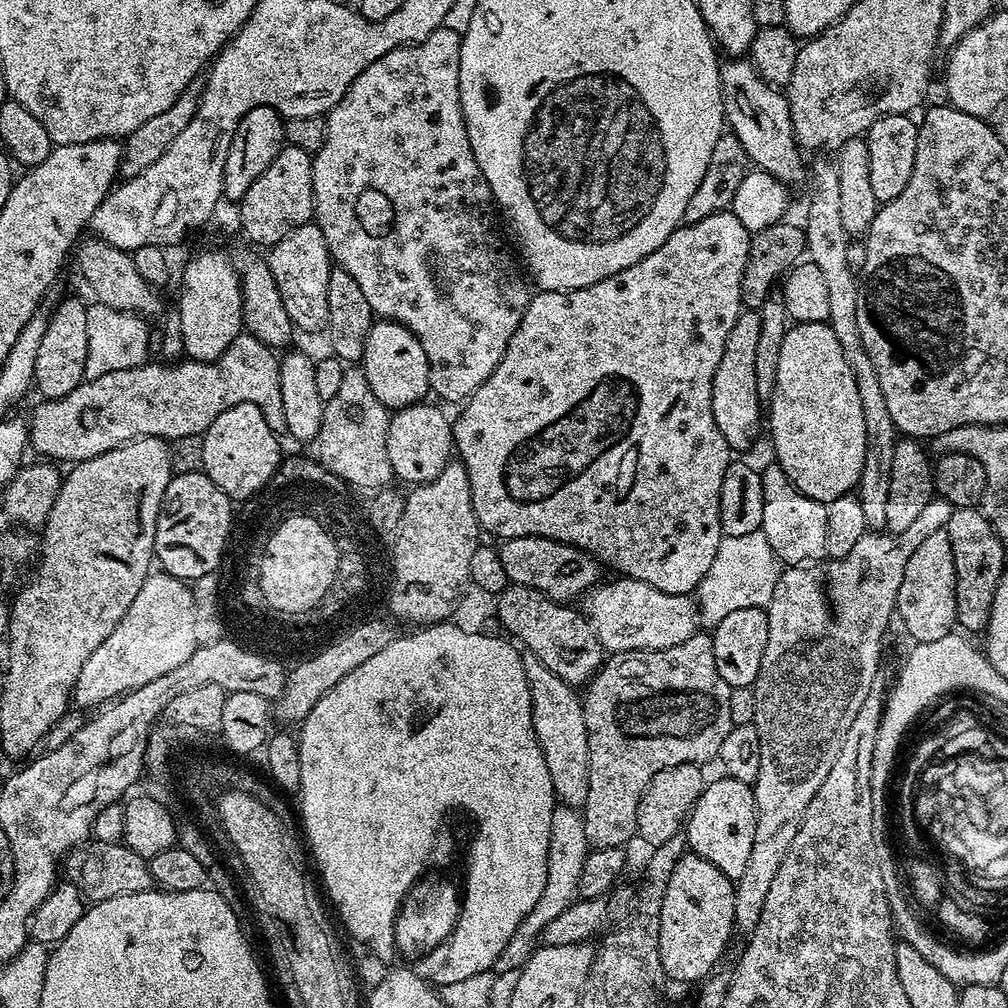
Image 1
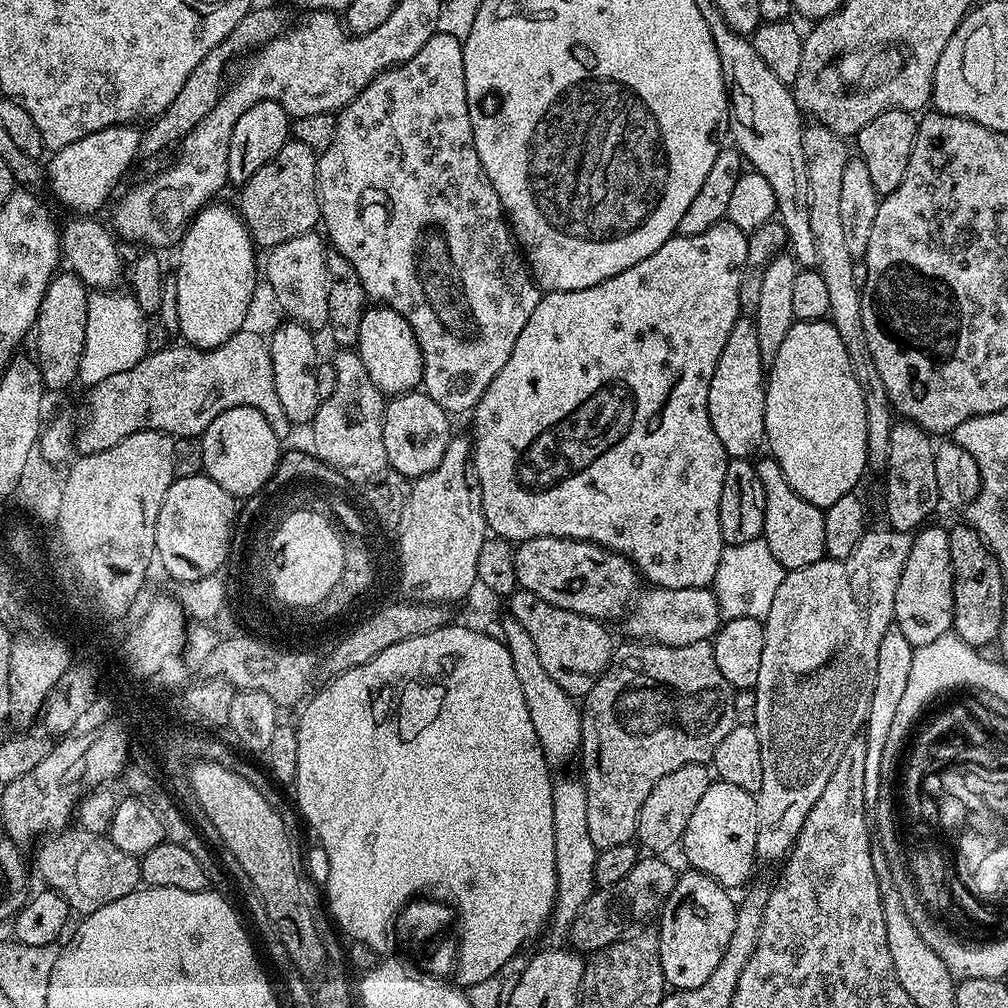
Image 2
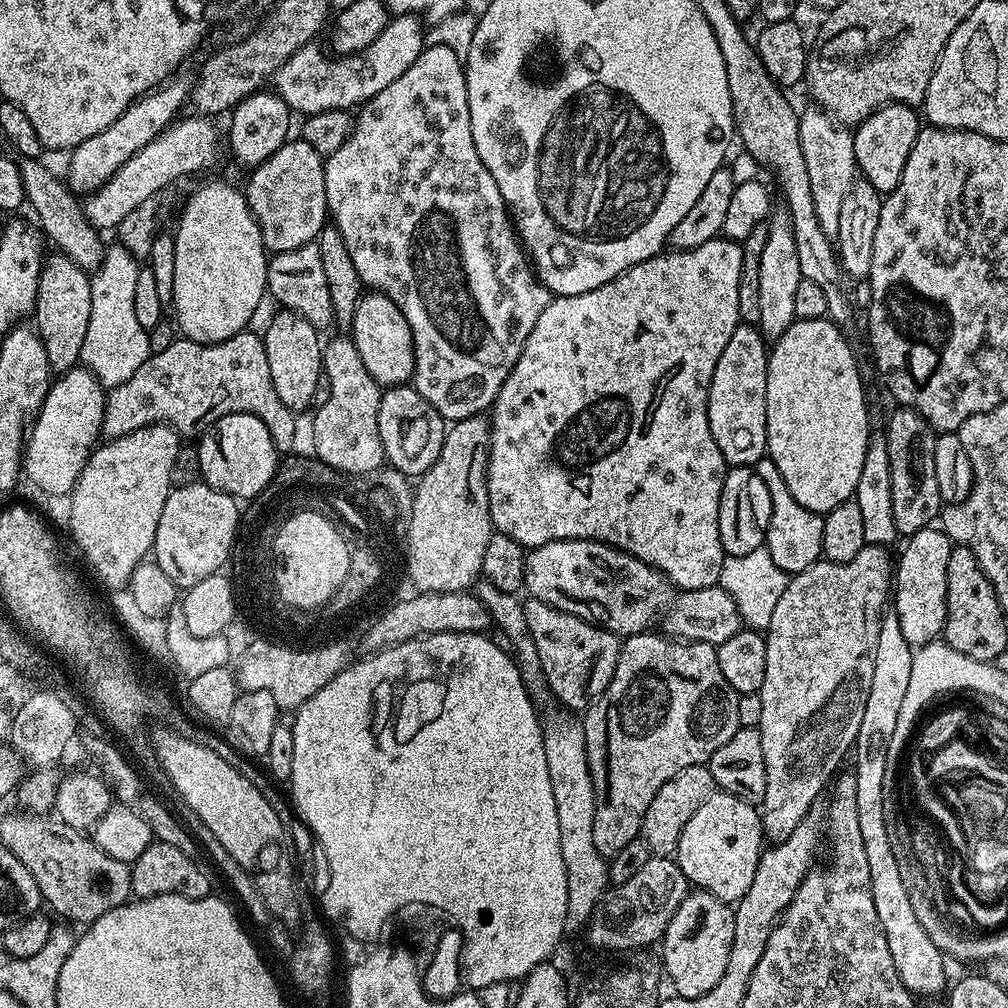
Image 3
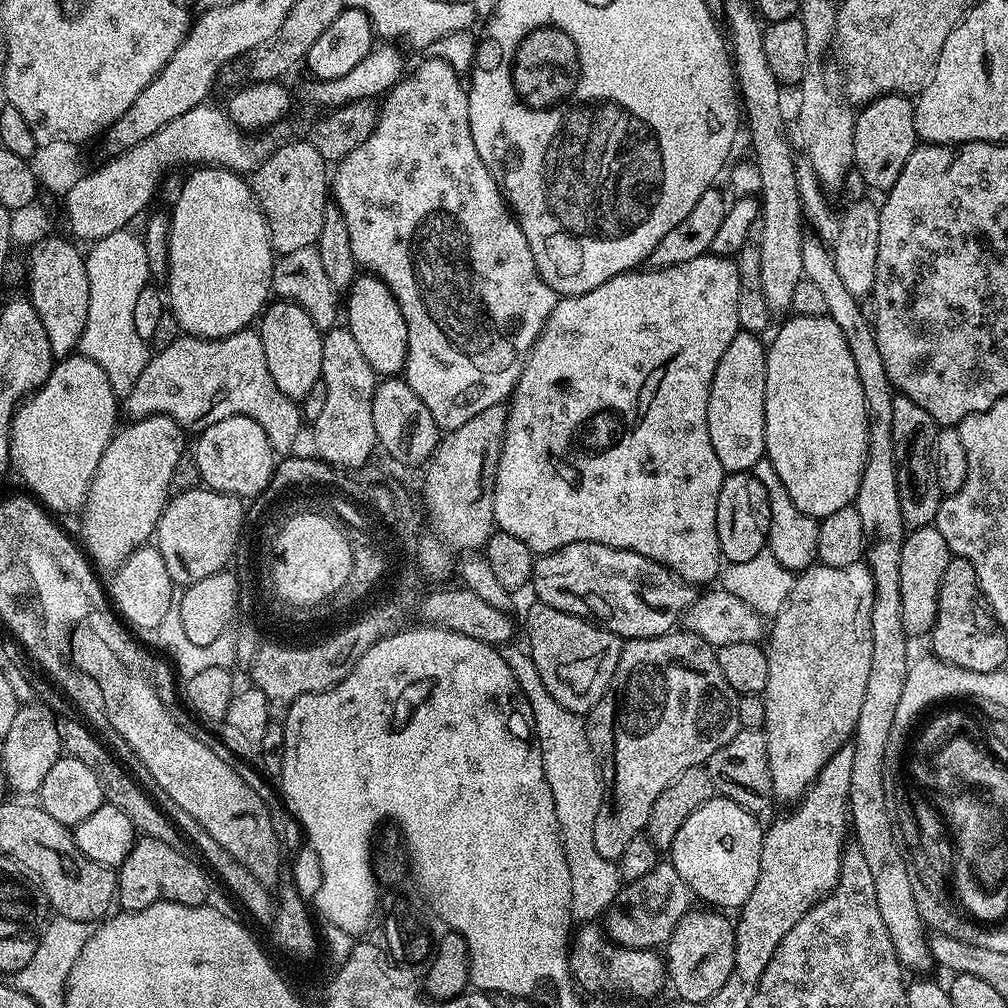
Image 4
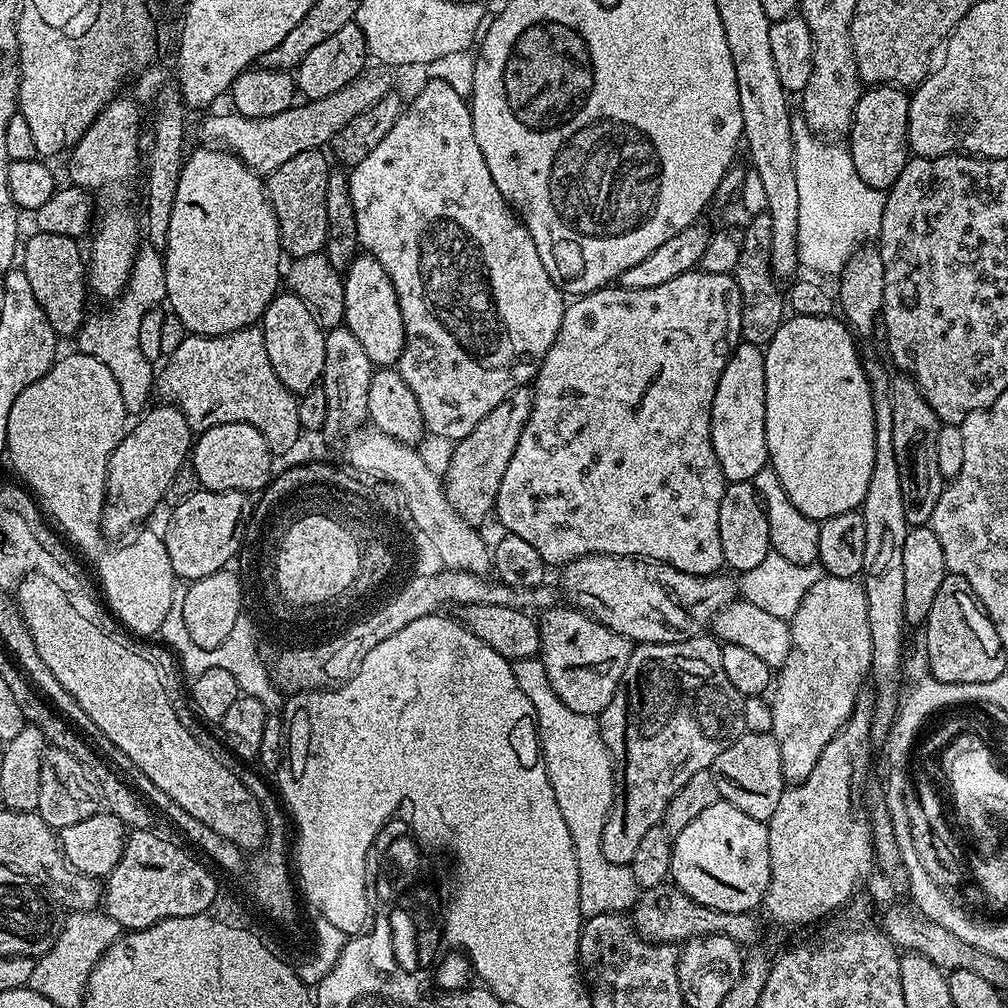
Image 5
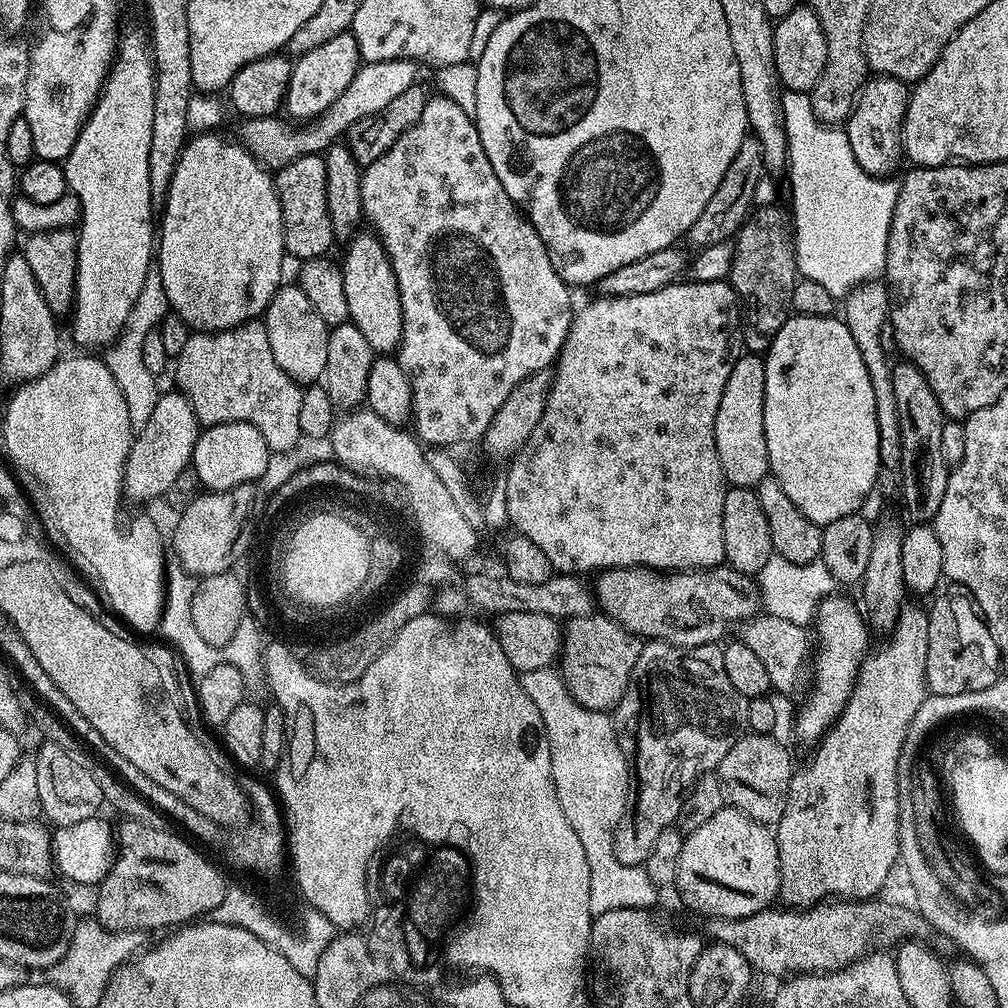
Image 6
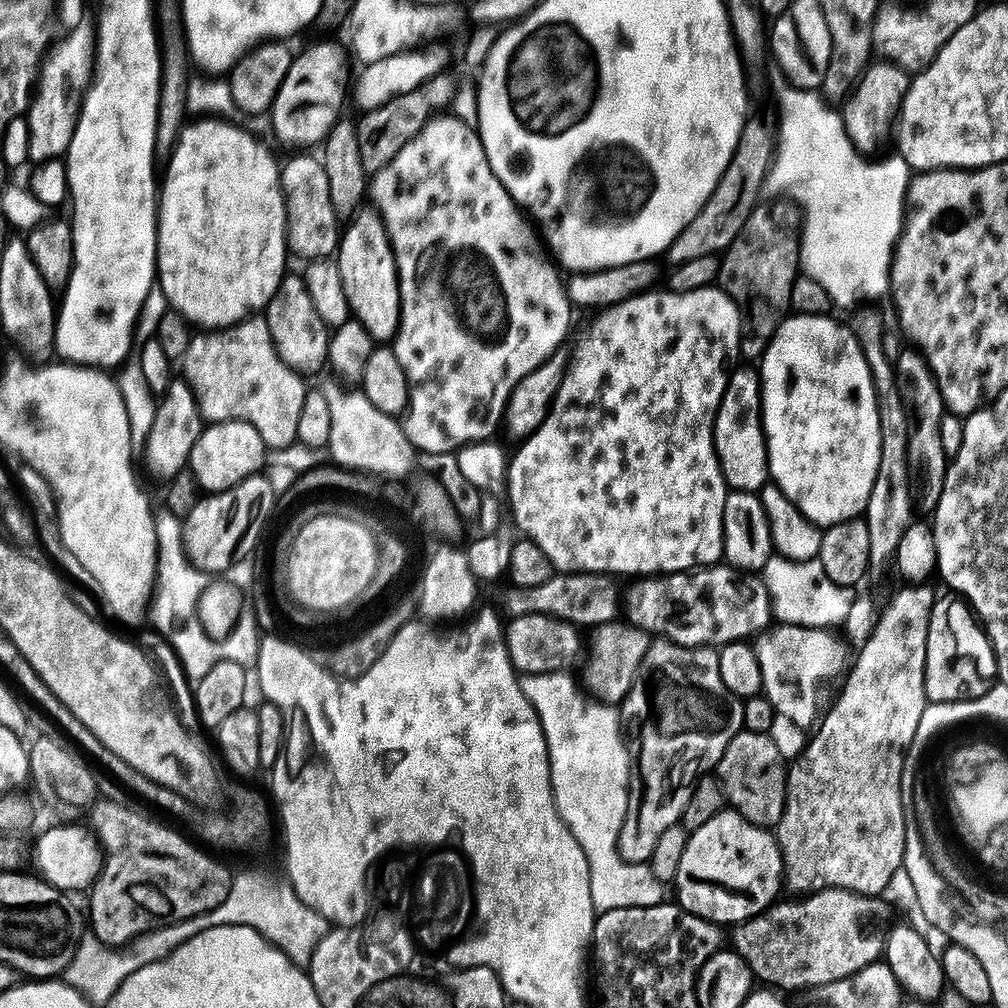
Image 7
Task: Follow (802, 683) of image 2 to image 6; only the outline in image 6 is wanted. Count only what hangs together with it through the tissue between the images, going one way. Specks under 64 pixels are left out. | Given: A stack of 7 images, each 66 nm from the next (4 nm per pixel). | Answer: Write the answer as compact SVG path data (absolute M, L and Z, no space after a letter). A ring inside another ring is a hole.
M839 594L820 601L814 617L814 629L816 628L816 636L820 639L820 649L816 652L816 677L812 680L812 693L805 698L804 705L796 716L796 732L804 740L819 741L835 724L850 698L860 666L866 659L870 629L861 609L857 605L856 608Z

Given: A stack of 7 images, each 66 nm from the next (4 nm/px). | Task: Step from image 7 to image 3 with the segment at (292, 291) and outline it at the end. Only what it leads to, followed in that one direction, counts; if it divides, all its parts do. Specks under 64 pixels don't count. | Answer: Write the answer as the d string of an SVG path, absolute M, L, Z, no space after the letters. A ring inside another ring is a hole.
M287 310L277 311L277 316L268 324L268 329L262 332L264 349L266 350L266 362L270 362L270 379L274 382L274 390L278 398L290 409L291 412L303 414L307 408L314 405L314 390L318 390L318 378L322 374L322 339L321 333L306 318L302 318L296 312Z

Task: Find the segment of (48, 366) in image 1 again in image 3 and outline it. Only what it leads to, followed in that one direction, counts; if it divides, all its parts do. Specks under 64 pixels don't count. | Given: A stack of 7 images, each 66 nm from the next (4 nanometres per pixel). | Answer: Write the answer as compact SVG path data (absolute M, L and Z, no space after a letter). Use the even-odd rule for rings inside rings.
M63 254L55 255L49 255L40 267L34 324L40 333L40 341L46 346L48 365L53 373L59 374L69 372L80 364L82 342L86 342L86 326L90 326L92 282L89 273L83 272L78 262Z

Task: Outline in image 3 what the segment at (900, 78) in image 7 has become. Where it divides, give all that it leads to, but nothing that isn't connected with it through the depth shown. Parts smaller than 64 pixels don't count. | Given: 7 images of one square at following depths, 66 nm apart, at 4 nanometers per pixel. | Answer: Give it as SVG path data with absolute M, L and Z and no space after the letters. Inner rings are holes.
M886 104L874 114L870 114L855 125L854 158L859 175L874 186L874 190L881 194L892 192L898 182L902 182L902 170L906 170L906 158L910 158L910 150L914 150L914 142L918 138L922 127L921 117L916 117L917 109L911 104Z

